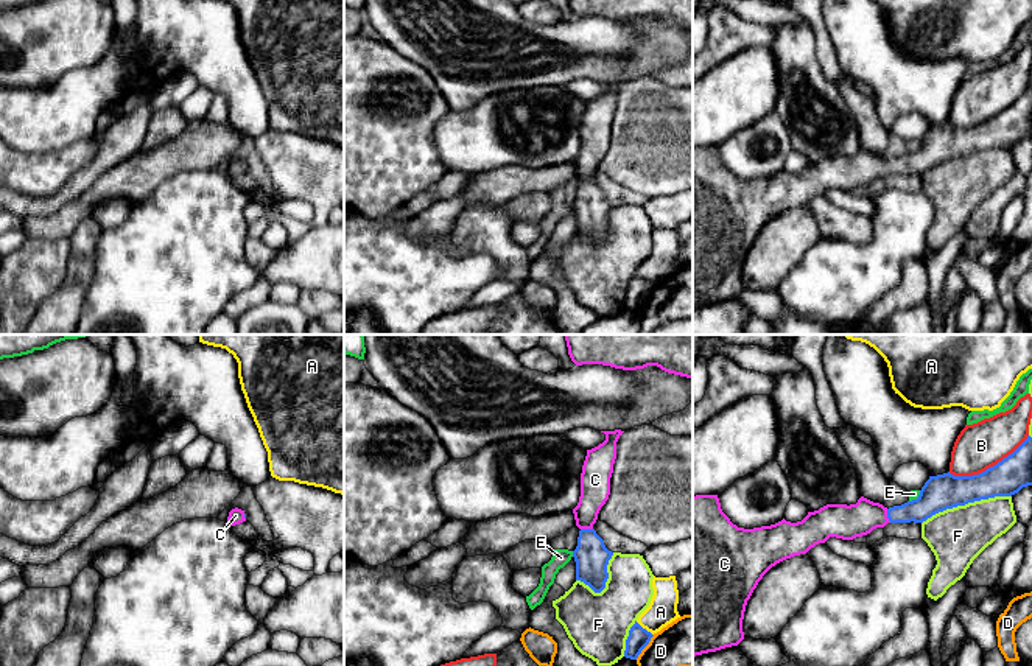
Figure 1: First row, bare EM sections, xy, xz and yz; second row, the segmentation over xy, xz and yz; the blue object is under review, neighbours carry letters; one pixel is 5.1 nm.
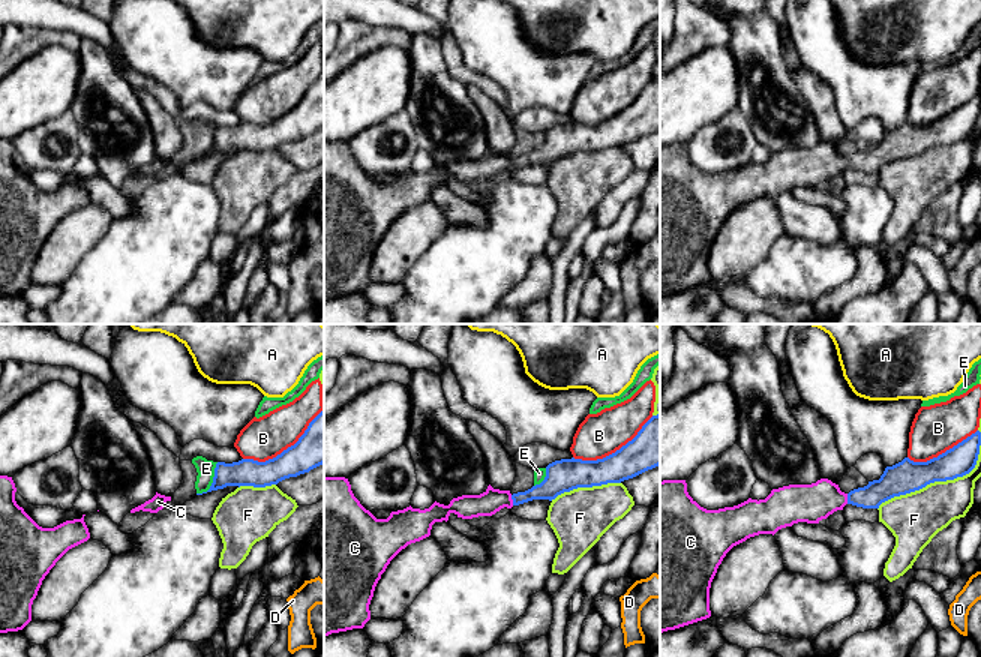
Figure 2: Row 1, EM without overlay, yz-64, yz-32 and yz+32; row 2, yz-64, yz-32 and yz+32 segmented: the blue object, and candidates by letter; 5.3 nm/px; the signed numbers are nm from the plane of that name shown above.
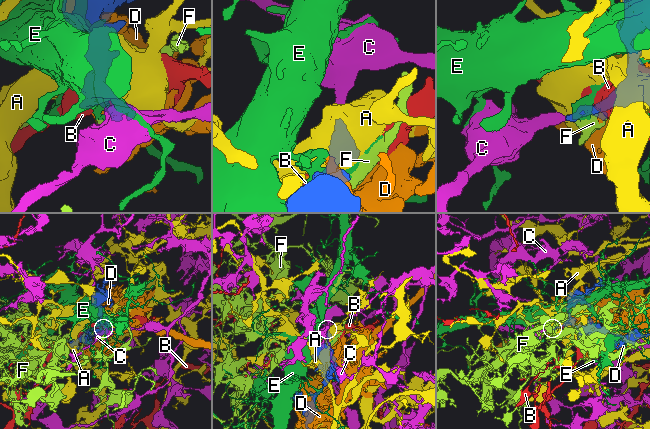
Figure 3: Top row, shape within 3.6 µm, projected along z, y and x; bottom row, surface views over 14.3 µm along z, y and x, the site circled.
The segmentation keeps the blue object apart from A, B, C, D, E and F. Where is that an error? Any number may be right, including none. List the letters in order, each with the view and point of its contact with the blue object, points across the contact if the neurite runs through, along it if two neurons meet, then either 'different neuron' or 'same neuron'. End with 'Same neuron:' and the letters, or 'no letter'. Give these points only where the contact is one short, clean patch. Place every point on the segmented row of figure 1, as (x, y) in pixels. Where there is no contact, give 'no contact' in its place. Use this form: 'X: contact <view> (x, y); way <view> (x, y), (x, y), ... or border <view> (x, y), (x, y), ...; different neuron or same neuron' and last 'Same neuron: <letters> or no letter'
A: contact xz (645, 629); different neuron
B: contact yz (990, 467); different neuron
C: contact yz (888, 515); way yz (933, 498), (919, 511), (888, 515), (864, 515), (844, 522); same neuron
D: contact xz (645, 646); different neuron
E: contact xz (573, 554); different neuron
F: contact yz (965, 503); different neuron
Same neuron: C

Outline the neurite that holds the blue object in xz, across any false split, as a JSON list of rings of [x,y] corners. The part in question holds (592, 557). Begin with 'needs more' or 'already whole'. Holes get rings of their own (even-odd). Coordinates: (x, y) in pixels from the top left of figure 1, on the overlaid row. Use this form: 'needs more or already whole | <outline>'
needs more | [[[624,431],[601,433],[606,434],[606,440],[587,450],[581,473],[581,496],[577,506],[573,509],[576,526],[581,529],[577,546],[573,551],[576,580],[584,582],[595,593],[601,593],[606,588],[609,579],[607,565],[613,552],[606,548],[604,540],[596,534],[593,524],[610,495],[616,442]]]

